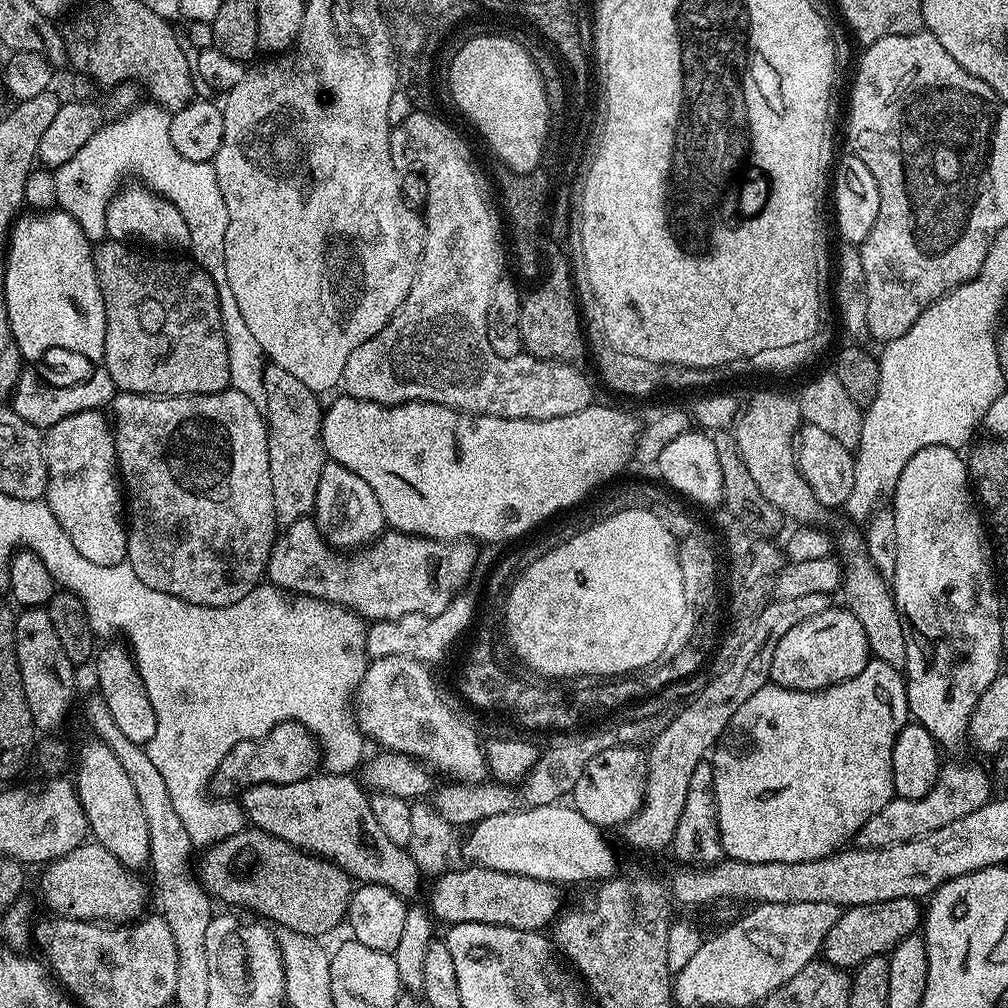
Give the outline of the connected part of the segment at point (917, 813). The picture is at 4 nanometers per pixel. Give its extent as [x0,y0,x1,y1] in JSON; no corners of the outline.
[855,763,993,848]

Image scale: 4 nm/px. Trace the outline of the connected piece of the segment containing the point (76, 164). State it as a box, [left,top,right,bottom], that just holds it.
[55,102,267,405]

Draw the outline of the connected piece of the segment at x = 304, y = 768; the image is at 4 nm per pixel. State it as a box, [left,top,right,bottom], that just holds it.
[211,720,322,798]

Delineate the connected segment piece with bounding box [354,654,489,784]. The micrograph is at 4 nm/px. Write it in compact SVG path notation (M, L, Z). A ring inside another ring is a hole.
M412 654L375 657L354 693L354 723L369 741L377 740L381 749L411 756L437 773L445 772L453 781L481 783L489 775L484 744L440 697L428 668Z

